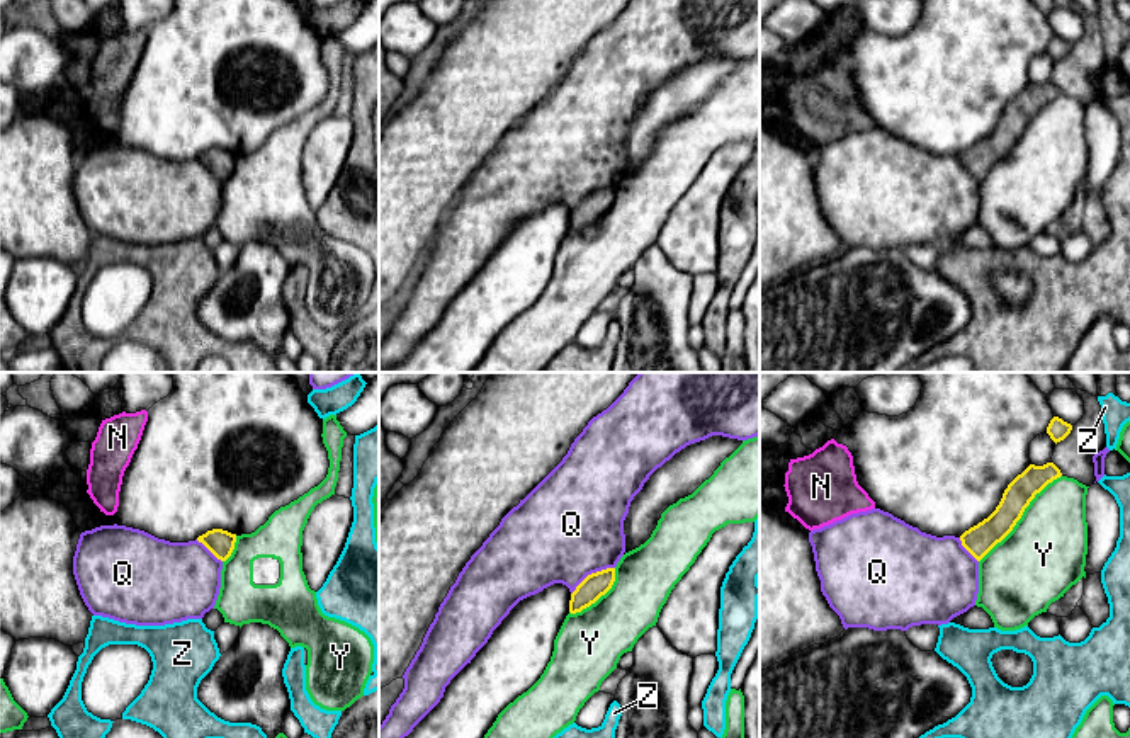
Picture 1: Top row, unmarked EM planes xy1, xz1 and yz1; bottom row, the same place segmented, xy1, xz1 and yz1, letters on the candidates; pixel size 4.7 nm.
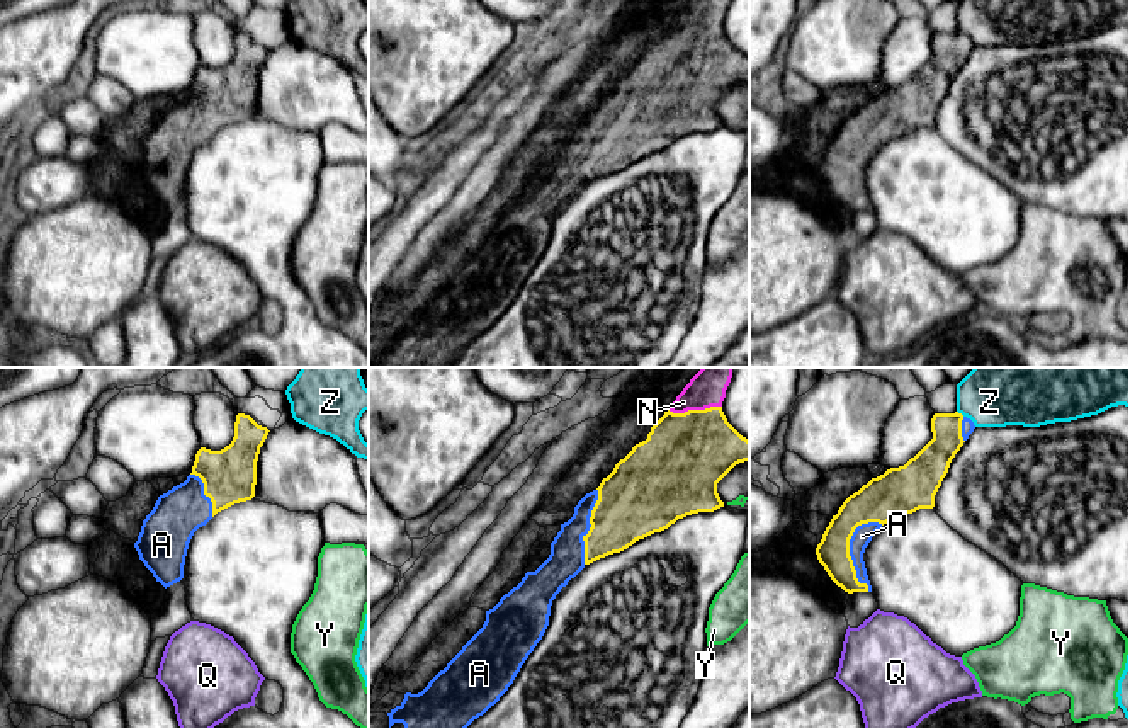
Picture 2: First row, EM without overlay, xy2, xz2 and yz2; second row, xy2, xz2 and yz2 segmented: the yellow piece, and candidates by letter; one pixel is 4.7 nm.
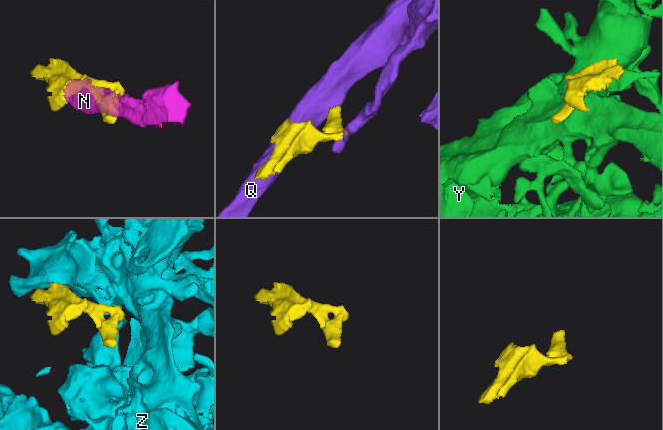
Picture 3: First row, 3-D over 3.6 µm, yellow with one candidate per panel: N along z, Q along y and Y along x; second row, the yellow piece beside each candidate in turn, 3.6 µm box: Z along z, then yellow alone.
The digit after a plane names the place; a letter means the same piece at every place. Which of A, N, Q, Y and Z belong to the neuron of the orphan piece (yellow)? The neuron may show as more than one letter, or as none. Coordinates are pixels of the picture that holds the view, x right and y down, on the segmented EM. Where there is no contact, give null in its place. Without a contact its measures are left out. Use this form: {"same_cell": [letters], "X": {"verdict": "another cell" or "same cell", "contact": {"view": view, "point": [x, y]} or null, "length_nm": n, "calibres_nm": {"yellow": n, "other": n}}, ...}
{"same_cell": ["A", "N"], "A": {"verdict": "same cell", "contact": {"view": "yz2", "point": [848, 551]}, "length_nm": 340, "calibres_nm": {"yellow": 180, "other": 90}}, "N": {"verdict": "same cell", "contact": {"view": "xz2", "point": [694, 410]}, "length_nm": 260, "calibres_nm": {"yellow": 400, "other": 180}}, "Q": {"verdict": "another cell", "contact": {"view": "xz1", "point": [592, 573]}, "length_nm": 240, "calibres_nm": {"yellow": 120, "other": 500}}, "Y": {"verdict": "another cell", "contact": {"view": "yz1", "point": [1022, 514]}, "length_nm": 550, "calibres_nm": {"yellow": 140, "other": 380}}, "Z": {"verdict": "another cell", "contact": {"view": "yz2", "point": [960, 414]}, "length_nm": 50, "calibres_nm": {"yellow": 150, "other": 360}}}

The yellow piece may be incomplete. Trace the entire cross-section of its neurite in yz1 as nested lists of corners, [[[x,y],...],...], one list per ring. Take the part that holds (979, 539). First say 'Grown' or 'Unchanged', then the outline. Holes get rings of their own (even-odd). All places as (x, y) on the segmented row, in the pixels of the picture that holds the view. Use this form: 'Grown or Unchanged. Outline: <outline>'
Unchanged. Outline: [[[1054,463],[1030,464],[1008,485],[996,510],[960,536],[962,546],[980,561],[1013,531],[1035,495],[1060,476]]]

